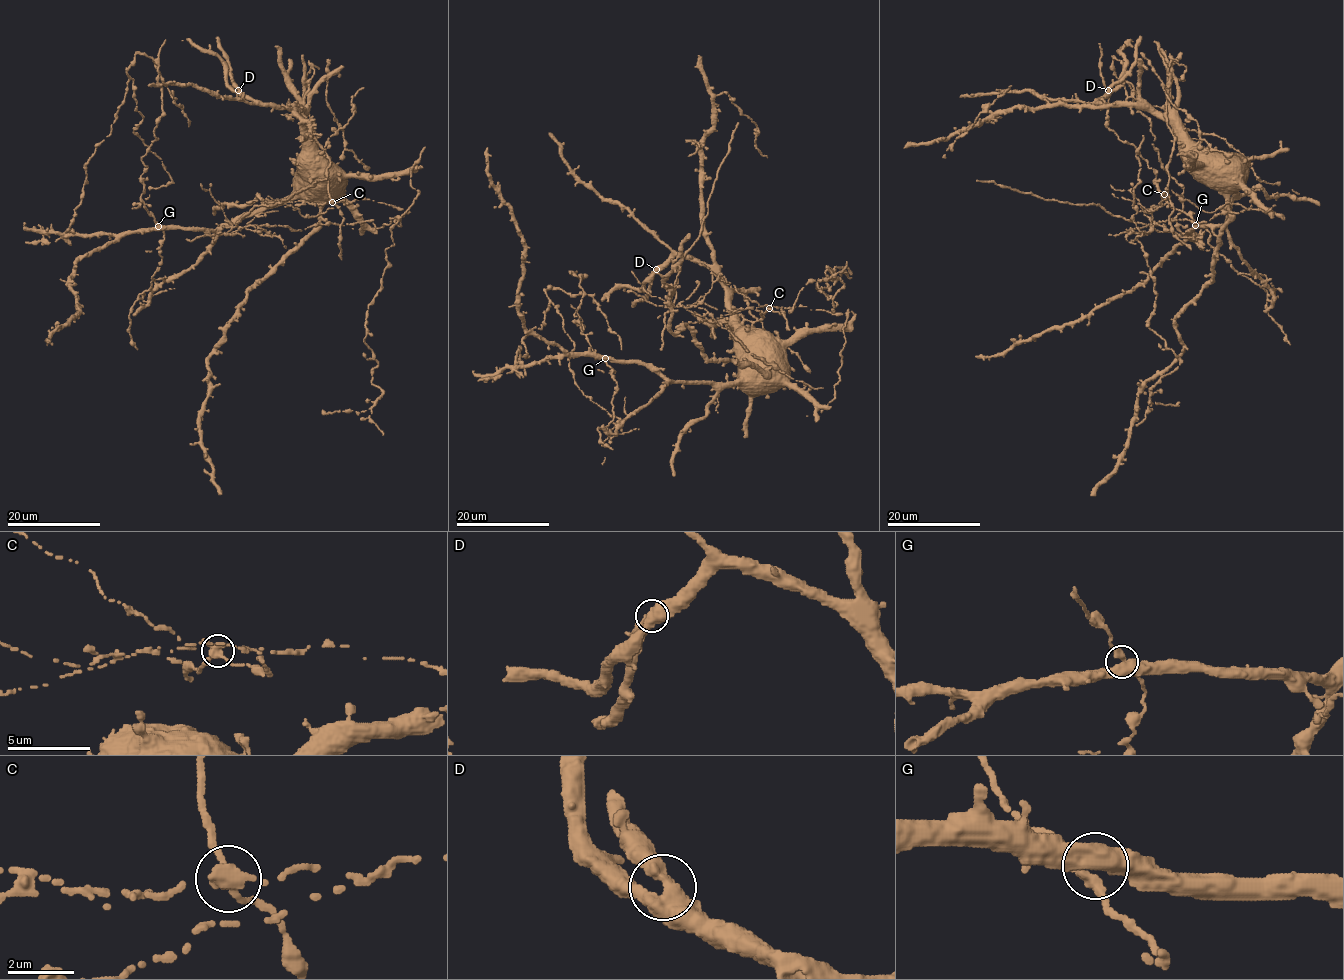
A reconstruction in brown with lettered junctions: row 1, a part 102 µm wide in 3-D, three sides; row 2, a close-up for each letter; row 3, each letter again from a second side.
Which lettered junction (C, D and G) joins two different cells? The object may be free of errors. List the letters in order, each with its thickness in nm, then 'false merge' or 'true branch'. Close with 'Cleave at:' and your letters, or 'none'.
C: 360 nm thick; false merge
D: 360 nm thick; true branch
G: 420 nm thick; true branch
Cleave at: C

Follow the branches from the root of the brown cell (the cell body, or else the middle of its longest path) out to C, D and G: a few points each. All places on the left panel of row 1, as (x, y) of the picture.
C: (315, 161), (318, 150), (311, 141), (313, 137), (331, 162), (326, 176), (331, 202)
D: (315, 161), (318, 146), (301, 111), (256, 103), (238, 90)
G: (315, 161), (313, 158), (299, 166), (295, 190), (290, 195), (245, 212), (215, 229), (158, 226)

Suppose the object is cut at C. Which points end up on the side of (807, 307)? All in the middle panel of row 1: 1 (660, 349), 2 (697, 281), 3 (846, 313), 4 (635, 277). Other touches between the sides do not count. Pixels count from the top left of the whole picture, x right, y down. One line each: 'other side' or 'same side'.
1: same side
2: same side
3: same side
4: same side

